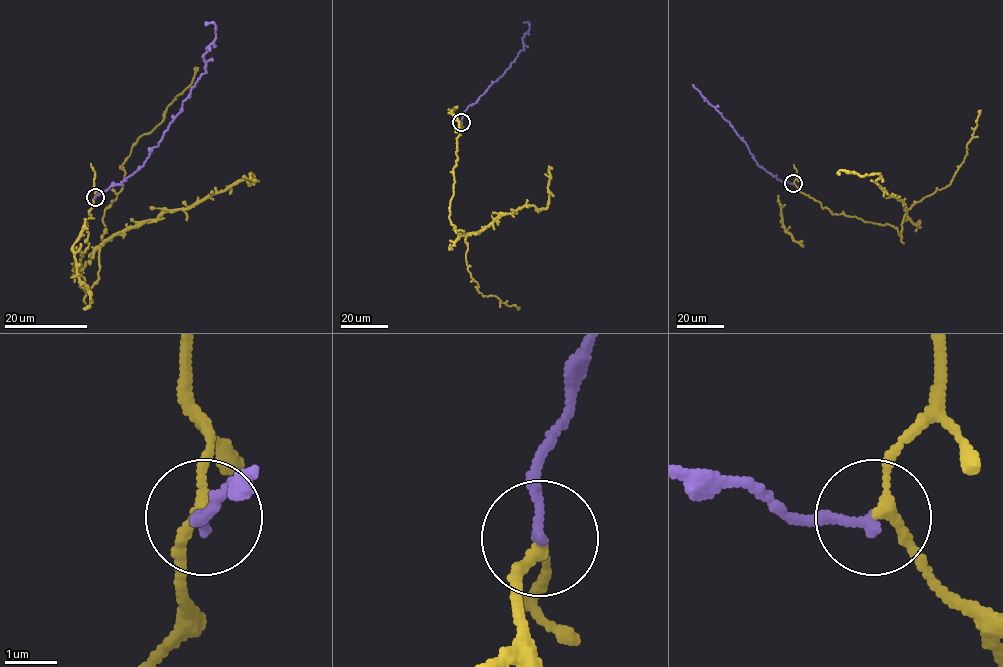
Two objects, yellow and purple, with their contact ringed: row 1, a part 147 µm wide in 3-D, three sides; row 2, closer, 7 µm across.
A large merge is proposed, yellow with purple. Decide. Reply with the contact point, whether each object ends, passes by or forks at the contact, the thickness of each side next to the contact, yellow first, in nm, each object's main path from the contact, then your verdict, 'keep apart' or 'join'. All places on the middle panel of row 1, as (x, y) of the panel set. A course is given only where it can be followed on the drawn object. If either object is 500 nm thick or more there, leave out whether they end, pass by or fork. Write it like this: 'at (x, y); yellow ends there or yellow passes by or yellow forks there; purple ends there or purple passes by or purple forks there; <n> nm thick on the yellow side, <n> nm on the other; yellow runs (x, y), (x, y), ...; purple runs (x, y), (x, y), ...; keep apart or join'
at (461, 122); yellow passes by; purple ends there; 200 nm thick on the yellow side, 200 nm on the other; yellow runs (462, 122), (449, 218), (457, 230), (464, 230), (467, 269), (478, 291), (518, 309); purple runs (462, 122), (468, 106), (502, 75), (523, 48), (522, 38), (529, 29), (529, 23), (523, 23); join

